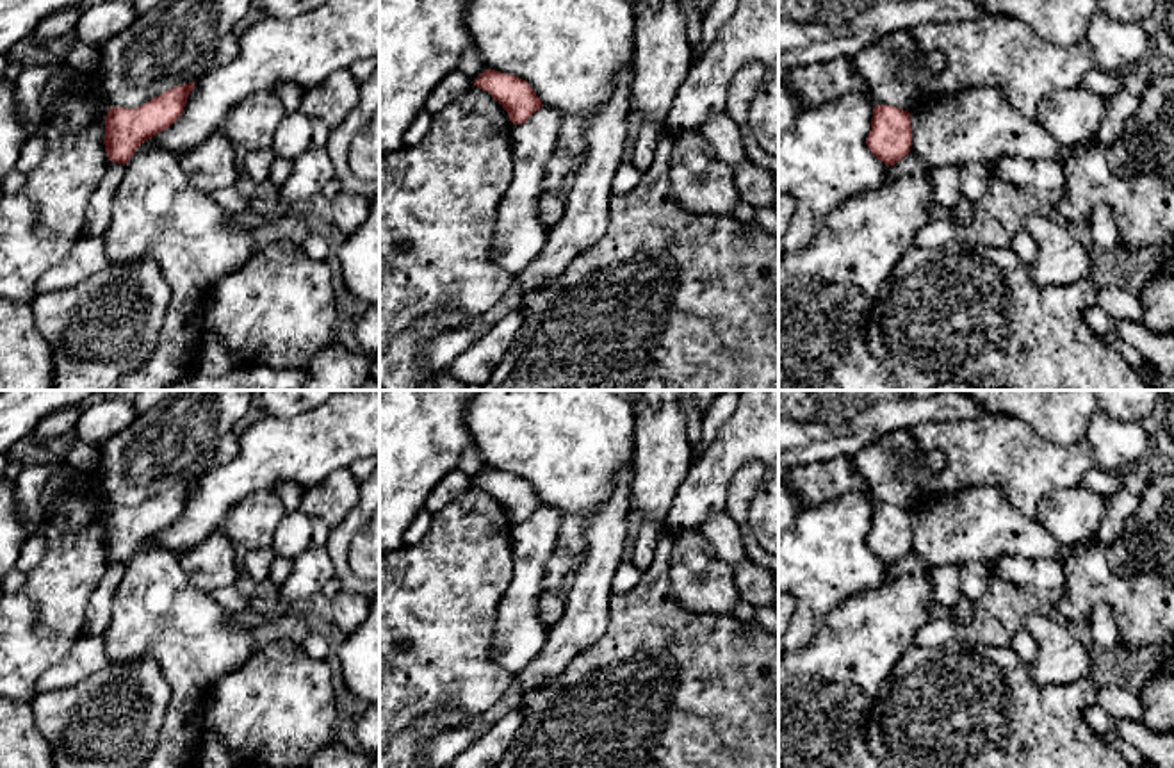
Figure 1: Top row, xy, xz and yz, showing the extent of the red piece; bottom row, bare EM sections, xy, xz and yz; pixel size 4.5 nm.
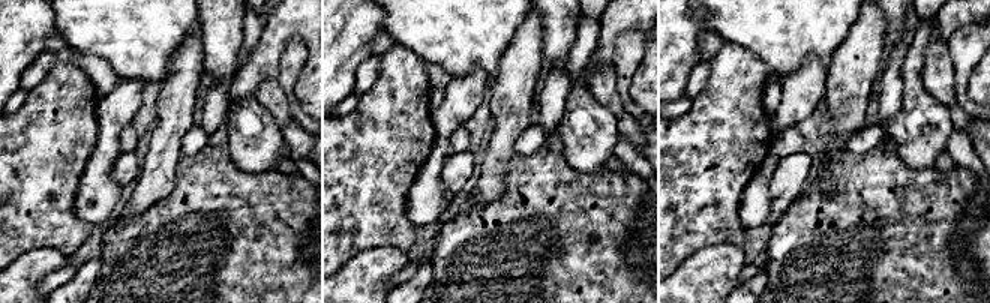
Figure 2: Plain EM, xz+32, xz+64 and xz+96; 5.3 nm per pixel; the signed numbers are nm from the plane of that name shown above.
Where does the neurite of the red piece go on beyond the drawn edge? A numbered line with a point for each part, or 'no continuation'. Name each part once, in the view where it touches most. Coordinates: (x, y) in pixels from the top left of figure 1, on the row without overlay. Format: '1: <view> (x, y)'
no continuation

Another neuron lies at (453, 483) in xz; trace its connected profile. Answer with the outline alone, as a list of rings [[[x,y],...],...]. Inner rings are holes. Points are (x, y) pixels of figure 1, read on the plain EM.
[[[460,469],[451,470],[429,492],[422,510],[435,515],[470,485],[472,478],[469,474],[461,472]]]

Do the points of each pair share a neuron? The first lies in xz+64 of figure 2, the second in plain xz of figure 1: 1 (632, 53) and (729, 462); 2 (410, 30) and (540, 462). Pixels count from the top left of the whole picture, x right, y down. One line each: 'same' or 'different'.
1: different
2: same

